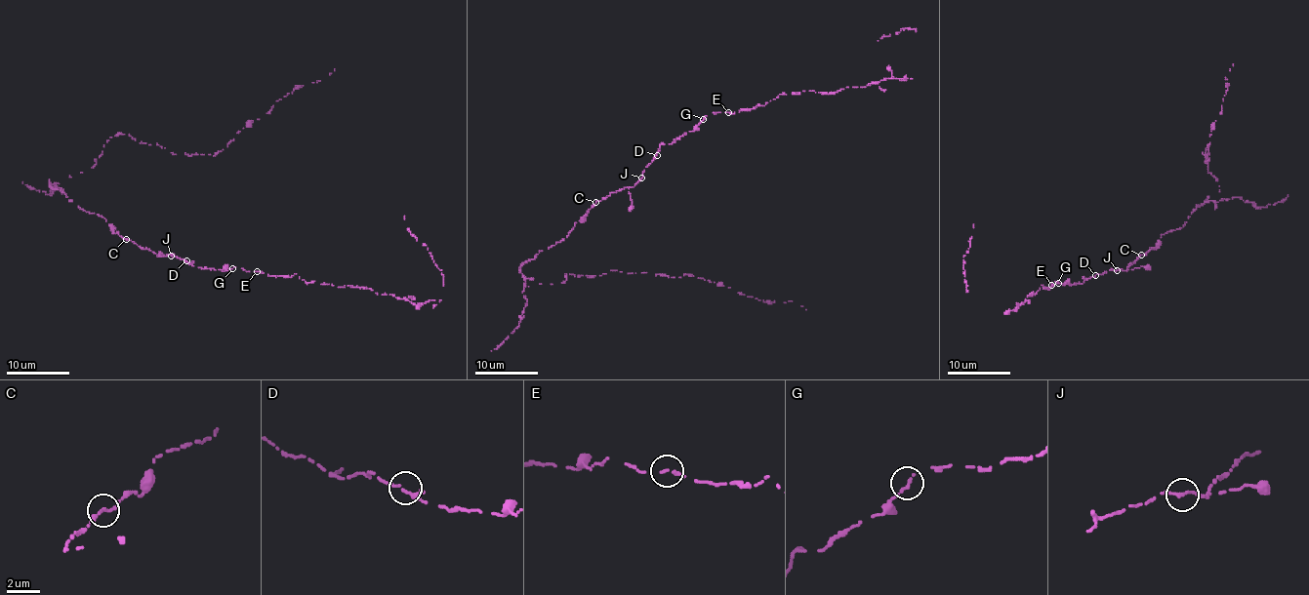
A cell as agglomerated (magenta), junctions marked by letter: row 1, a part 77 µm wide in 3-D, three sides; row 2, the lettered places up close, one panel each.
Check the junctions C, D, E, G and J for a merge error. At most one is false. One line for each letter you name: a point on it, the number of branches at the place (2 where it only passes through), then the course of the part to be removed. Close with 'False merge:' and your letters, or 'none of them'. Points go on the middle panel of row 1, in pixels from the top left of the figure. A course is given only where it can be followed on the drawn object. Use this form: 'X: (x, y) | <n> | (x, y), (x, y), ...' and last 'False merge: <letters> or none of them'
False merge: none of them

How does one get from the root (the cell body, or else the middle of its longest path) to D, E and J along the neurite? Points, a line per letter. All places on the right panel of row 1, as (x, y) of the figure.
D: (1140, 256), (1126, 271), (1109, 270), (1095, 275)
E: (1140, 256), (1126, 271), (1109, 270), (1085, 278), (1083, 284), (1063, 285), (1055, 281), (1051, 285)
J: (1140, 256), (1126, 271), (1117, 270)

